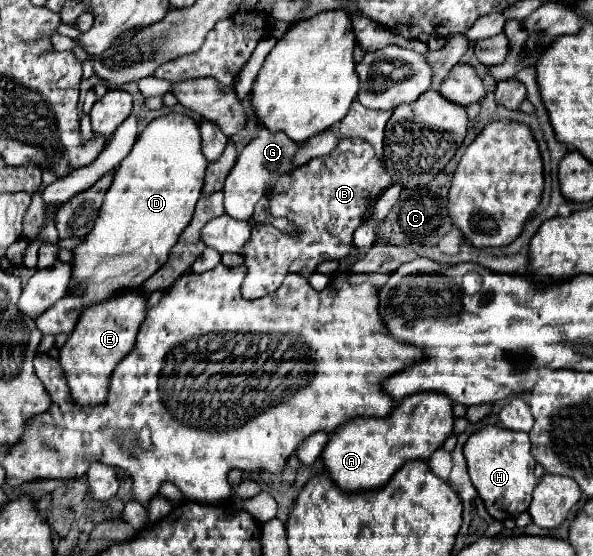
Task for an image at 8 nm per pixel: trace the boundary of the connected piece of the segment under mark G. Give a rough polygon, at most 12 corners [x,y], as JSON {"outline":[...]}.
{"outline":[[263,127],[225,181],[227,215],[249,221],[301,149]]}

